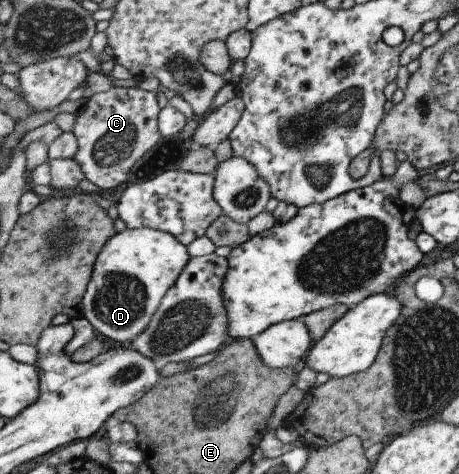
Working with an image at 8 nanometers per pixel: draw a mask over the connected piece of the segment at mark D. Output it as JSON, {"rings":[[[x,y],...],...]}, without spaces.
{"rings":[[[124,229],[110,239],[97,258],[94,265],[93,277],[83,298],[84,317],[92,324],[96,333],[104,335],[110,340],[130,345],[133,340],[148,329],[153,314],[157,312],[165,294],[177,284],[178,277],[192,258],[188,255],[188,248],[179,238],[166,231],[156,229]]]}

